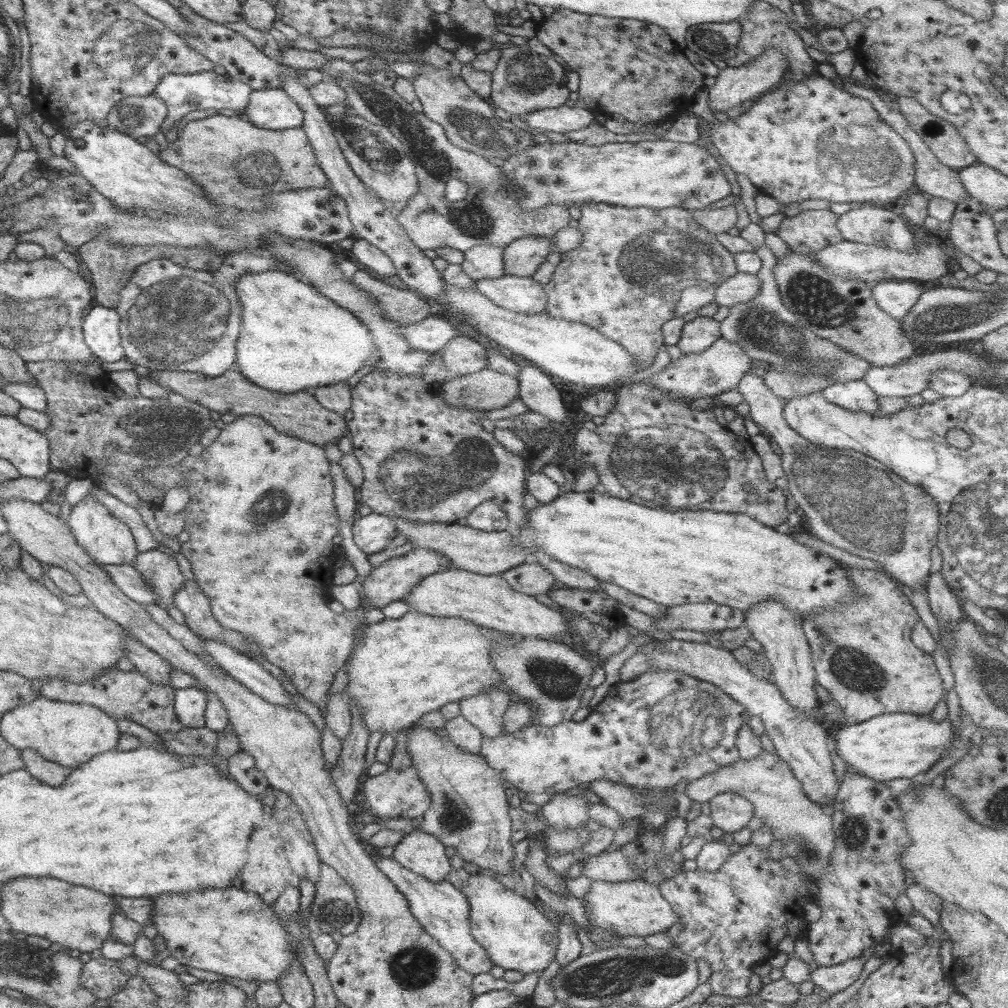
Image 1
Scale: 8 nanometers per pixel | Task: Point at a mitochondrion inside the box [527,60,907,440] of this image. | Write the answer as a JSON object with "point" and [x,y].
{"point":[674,264]}

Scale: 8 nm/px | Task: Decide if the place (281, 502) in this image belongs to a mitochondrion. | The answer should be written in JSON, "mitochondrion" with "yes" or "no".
{"mitochondrion":"yes"}

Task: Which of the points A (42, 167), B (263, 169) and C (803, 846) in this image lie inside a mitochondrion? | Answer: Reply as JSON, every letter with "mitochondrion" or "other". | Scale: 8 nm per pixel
{"A":"other","B":"mitochondrion","C":"mitochondrion"}

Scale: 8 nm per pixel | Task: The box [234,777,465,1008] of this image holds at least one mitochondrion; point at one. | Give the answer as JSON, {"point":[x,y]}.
{"point":[414,967]}

